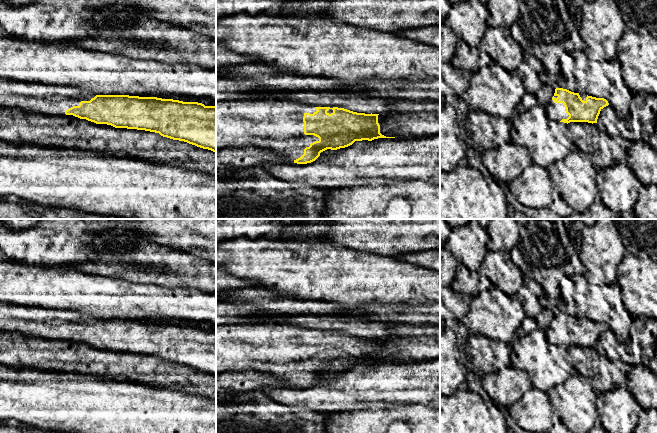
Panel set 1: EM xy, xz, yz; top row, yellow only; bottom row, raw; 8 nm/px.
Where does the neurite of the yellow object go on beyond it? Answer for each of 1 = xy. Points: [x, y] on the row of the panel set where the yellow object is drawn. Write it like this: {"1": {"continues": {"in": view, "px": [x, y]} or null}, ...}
{"1": {"continues": {"in": "xy", "px": [50, 105]}}}

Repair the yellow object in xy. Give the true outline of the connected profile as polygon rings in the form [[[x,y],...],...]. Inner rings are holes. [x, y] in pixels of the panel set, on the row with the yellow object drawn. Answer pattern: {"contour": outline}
{"contour": [[[0,89],[0,107],[29,113],[86,119],[115,128],[145,130],[216,152],[216,106],[157,97],[96,95],[90,101],[60,96],[29,97],[25,91]]]}

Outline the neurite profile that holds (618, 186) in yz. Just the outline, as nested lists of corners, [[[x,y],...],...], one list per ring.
[[[627,164],[597,170],[597,192],[603,204],[618,214],[633,211],[643,184]]]

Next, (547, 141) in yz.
[[[535,105],[511,119],[511,140],[525,147],[533,163],[547,168],[577,149],[568,124],[551,120],[545,107]]]

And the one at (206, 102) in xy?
[[[159,95],[158,98],[162,99],[173,99],[173,100],[179,100],[183,102],[198,102],[202,103],[205,106],[215,106],[210,100],[208,99],[199,99],[199,98],[191,98],[191,97],[186,97],[186,96],[181,96],[181,95]]]

